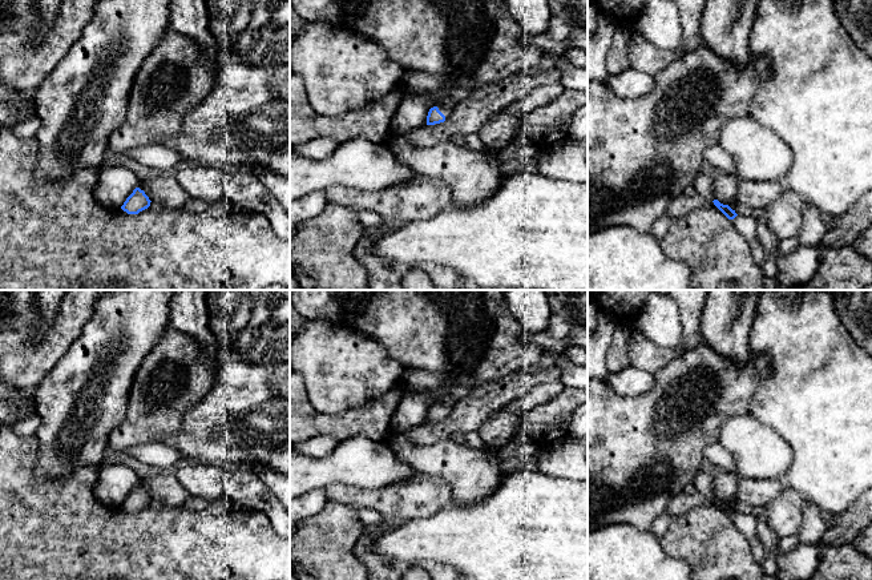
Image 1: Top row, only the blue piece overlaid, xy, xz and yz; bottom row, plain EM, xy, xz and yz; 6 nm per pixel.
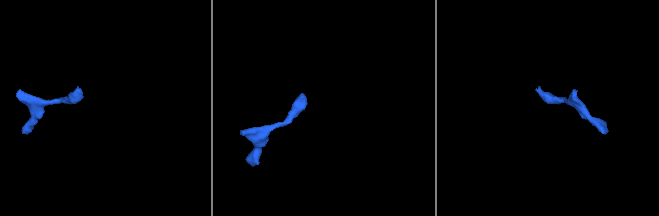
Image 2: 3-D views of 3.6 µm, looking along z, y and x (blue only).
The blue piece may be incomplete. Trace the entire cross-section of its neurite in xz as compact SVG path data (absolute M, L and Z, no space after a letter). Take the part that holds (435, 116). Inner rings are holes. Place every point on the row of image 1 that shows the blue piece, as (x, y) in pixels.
M439 102L436 106L429 109L427 116L427 125L444 122L447 118L449 118L451 113L451 108L448 108L443 102Z

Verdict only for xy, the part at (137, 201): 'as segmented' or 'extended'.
as segmented

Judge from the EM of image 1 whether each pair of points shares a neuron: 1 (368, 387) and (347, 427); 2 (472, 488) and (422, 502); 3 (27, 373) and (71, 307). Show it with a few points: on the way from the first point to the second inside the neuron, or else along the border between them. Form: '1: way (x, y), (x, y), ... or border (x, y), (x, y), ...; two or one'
1: border (387, 391), (378, 398), (330, 415); two
2: border (427, 474), (440, 476), (449, 486), (452, 499); two
3: way (41, 357), (57, 341), (68, 323); one

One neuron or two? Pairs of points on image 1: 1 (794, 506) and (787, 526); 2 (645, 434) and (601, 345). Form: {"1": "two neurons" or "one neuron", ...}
{"1": "one neuron", "2": "two neurons"}

